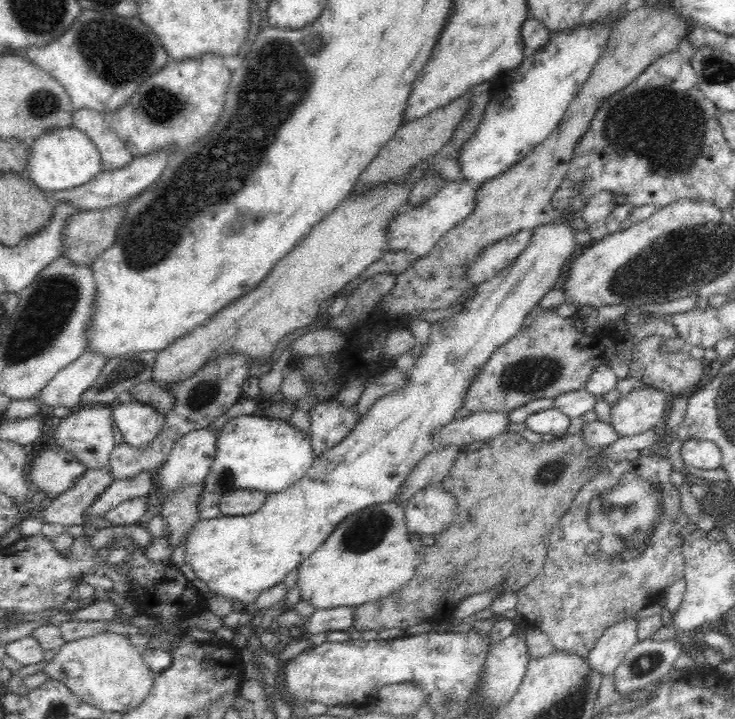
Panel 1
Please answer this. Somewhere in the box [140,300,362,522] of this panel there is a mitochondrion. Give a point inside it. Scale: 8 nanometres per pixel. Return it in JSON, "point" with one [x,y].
{"point":[201,395]}

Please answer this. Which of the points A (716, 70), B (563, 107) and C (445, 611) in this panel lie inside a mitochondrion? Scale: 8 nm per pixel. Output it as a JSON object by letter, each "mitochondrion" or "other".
{"A":"mitochondrion","B":"other","C":"other"}

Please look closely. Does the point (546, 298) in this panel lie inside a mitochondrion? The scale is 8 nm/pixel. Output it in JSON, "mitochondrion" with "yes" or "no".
{"mitochondrion":"no"}

